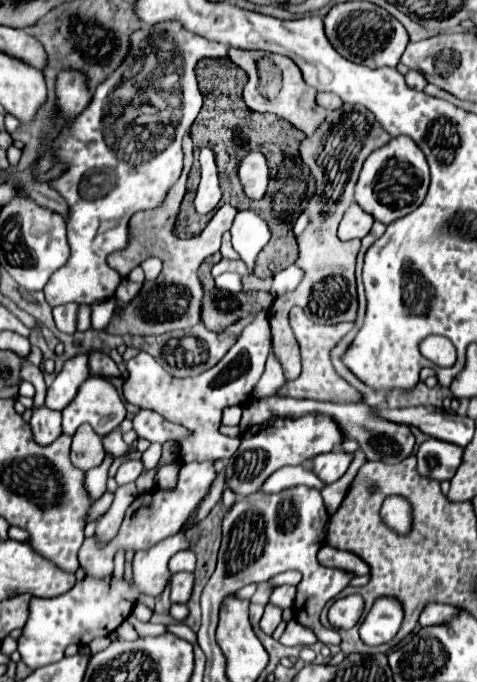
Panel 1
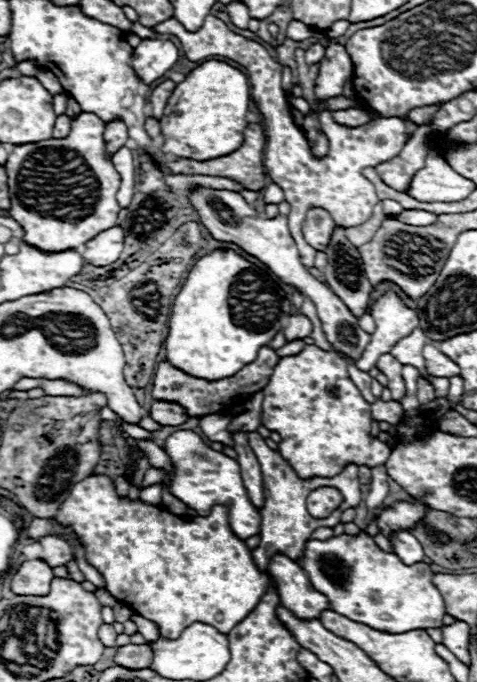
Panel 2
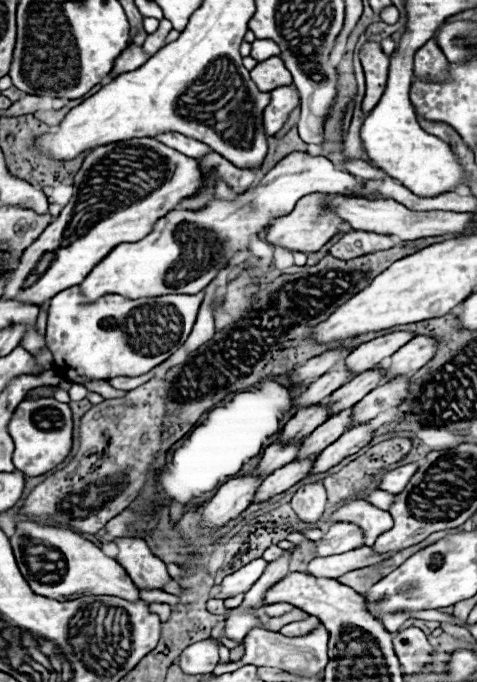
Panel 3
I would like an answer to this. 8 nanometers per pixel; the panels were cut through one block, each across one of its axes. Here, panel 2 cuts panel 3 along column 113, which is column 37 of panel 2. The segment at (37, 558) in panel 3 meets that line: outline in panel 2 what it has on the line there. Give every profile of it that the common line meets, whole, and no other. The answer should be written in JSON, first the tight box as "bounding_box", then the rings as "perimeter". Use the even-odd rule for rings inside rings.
{"bounding_box":[12,560,52,596],"perimeter":[[[26,560],[12,578],[12,592],[18,596],[46,596],[52,580],[52,566],[44,564],[44,560]]]}

